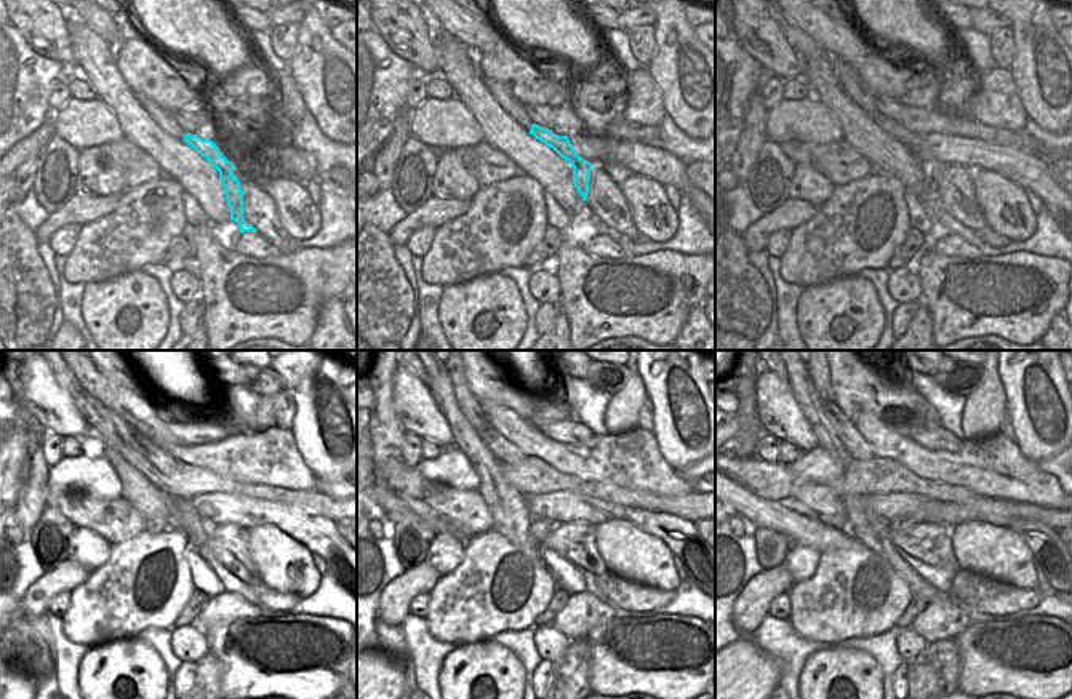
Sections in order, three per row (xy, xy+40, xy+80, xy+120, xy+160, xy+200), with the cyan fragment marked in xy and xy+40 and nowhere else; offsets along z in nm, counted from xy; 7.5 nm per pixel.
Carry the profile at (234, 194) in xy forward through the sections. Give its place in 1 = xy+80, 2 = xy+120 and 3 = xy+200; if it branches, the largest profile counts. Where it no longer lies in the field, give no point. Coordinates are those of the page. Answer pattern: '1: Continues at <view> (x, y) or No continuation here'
1: Continues at xy+80 (911, 139)
2: Continues at xy+120 (103, 434)
3: Continues at xy+200 (828, 440).

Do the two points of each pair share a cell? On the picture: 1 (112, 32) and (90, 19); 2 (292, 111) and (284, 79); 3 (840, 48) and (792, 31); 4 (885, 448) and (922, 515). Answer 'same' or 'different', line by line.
1: same
2: same
3: different
4: different

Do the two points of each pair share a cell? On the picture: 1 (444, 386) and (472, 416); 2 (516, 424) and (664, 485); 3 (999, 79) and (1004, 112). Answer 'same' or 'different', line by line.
1: different
2: same
3: same

